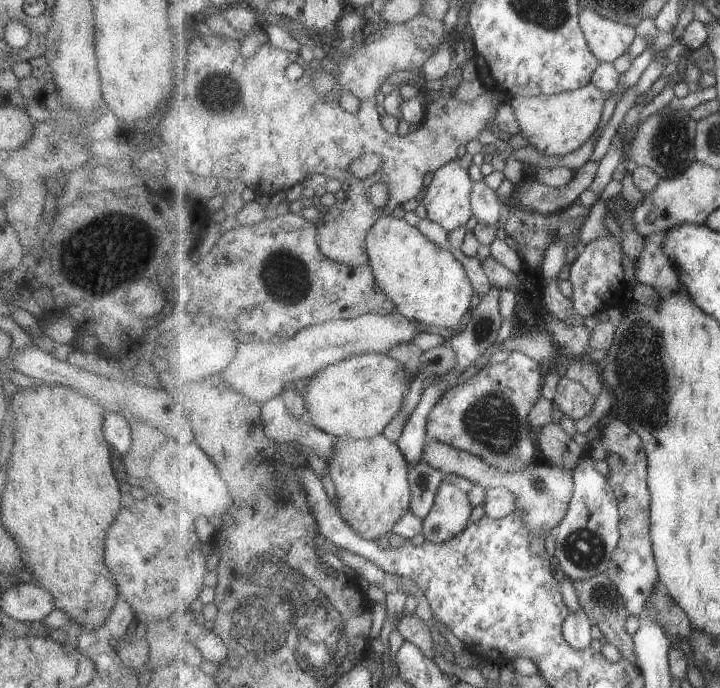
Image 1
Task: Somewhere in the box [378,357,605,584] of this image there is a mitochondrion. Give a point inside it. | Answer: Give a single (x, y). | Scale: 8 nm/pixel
(492, 424)

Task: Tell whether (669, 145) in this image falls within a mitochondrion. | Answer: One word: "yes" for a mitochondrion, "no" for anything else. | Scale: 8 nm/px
yes

